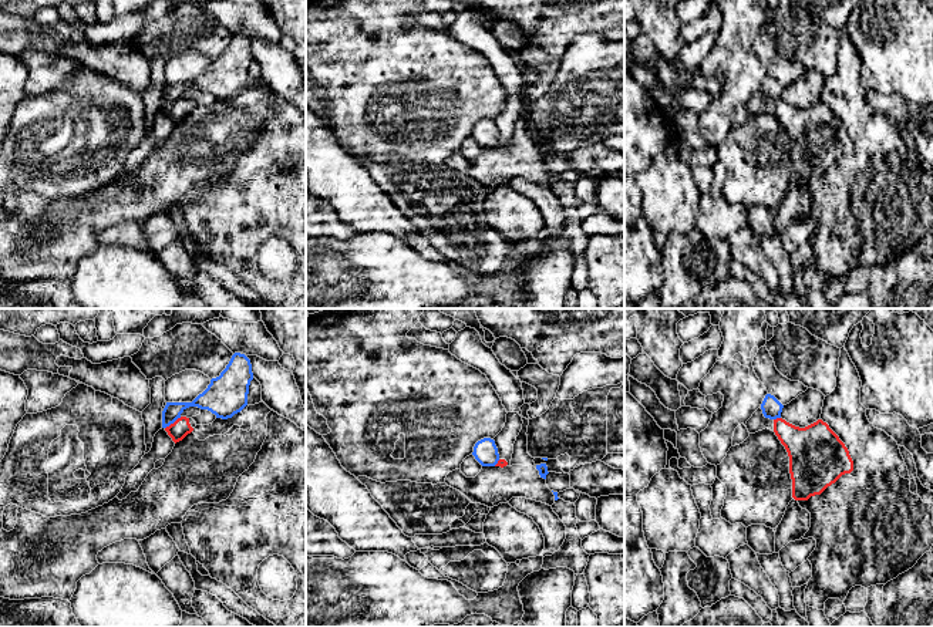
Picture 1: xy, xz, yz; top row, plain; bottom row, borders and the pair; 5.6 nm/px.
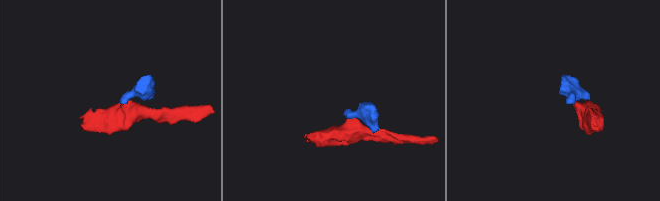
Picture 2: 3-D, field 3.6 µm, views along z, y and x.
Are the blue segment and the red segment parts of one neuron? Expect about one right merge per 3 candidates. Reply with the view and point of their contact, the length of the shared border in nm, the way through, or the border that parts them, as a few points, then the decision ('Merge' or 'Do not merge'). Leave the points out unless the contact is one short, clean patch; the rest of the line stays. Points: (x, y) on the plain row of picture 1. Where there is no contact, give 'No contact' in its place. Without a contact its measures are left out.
Touches blue at xy (172, 104). Shared border 120 nm. Boundary: xy (181, 98), (165, 110). Do not merge

